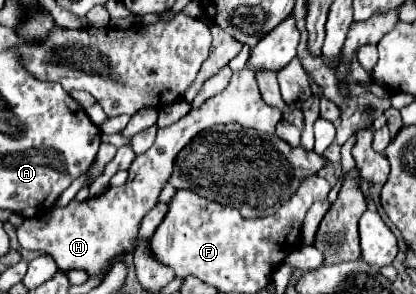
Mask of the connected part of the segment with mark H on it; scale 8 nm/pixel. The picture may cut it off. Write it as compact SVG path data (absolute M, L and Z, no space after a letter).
M243 68L241 72L235 72L231 76L229 86L219 96L209 98L201 108L191 110L179 122L157 130L153 146L143 156L137 156L133 160L125 186L107 188L107 192L103 192L101 196L87 198L83 202L71 200L65 208L53 208L51 212L47 212L47 216L25 220L17 228L19 244L25 250L39 250L51 254L59 270L83 268L89 276L103 276L113 258L133 252L143 216L159 204L159 194L173 174L173 162L193 136L215 124L229 122L237 122L245 128L253 128L273 136L279 120L281 112L263 102L253 72L249 68Z

